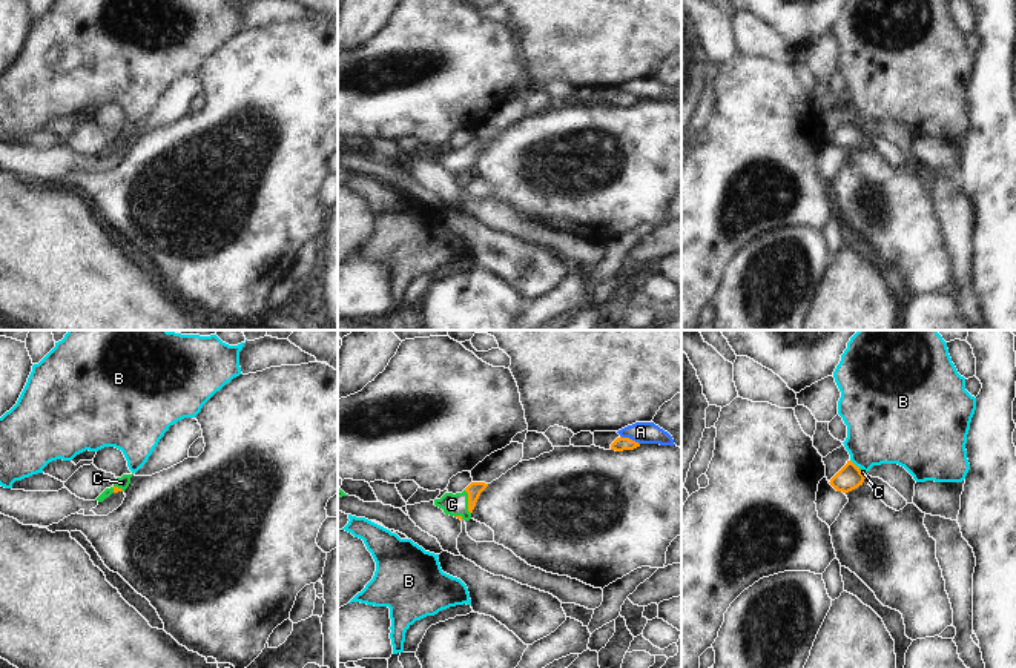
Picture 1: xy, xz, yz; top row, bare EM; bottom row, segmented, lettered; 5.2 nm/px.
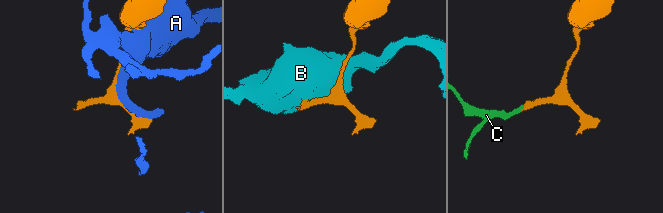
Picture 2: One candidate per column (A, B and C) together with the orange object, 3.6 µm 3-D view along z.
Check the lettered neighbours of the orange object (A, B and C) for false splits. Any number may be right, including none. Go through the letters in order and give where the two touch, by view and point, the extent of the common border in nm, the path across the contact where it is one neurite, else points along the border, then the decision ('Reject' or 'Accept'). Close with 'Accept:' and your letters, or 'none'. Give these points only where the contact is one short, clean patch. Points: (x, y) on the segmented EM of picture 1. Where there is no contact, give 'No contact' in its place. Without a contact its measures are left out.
A: Touches orange at xz (630, 439). Shared border 120 nm. Reject
B: Touches orange at yz (854, 464). Shared border 70 nm. Boundary: yz (851, 459), (860, 467). Reject
C: Touches orange at xz (468, 502). Shared border 130 nm. Path across: xz (475, 489), (468, 502), (451, 504). Accept
Accept: C.

